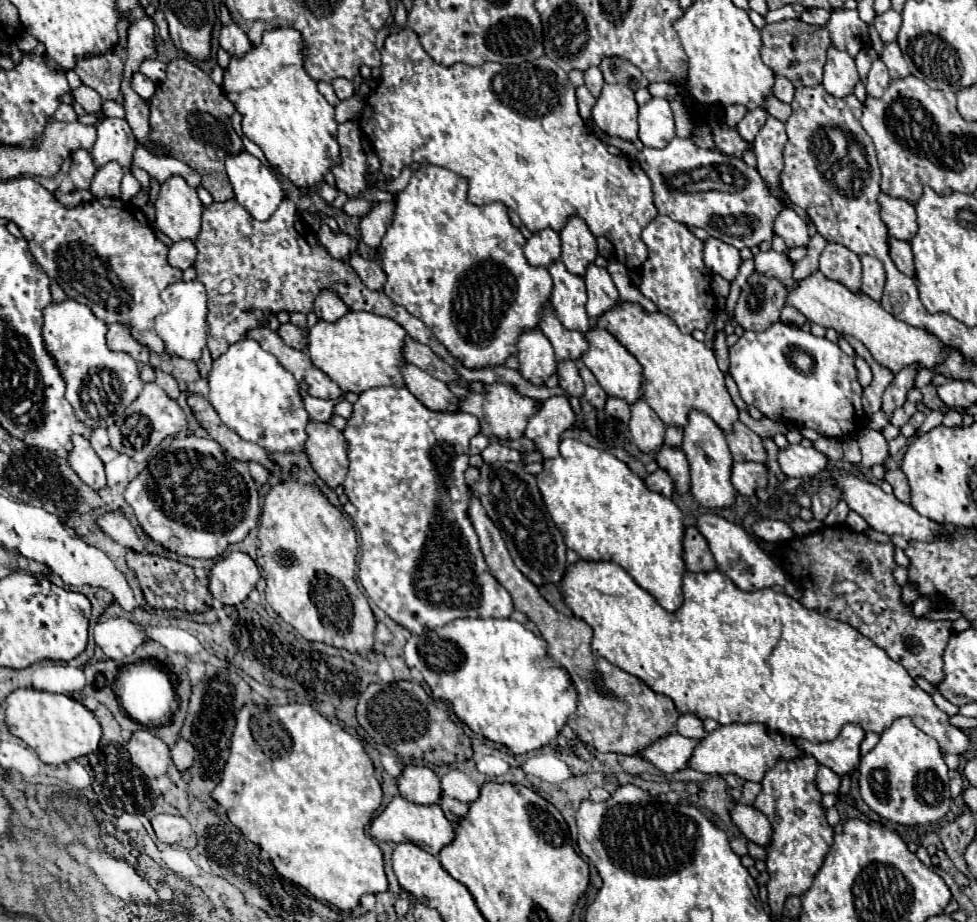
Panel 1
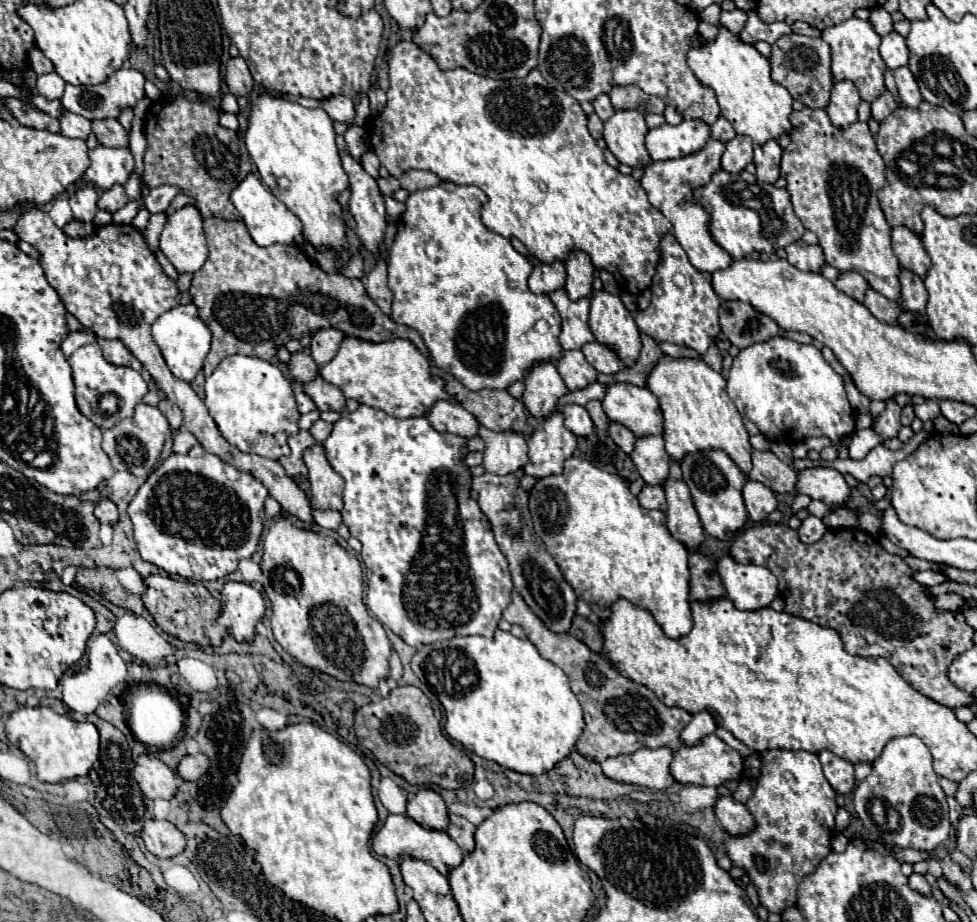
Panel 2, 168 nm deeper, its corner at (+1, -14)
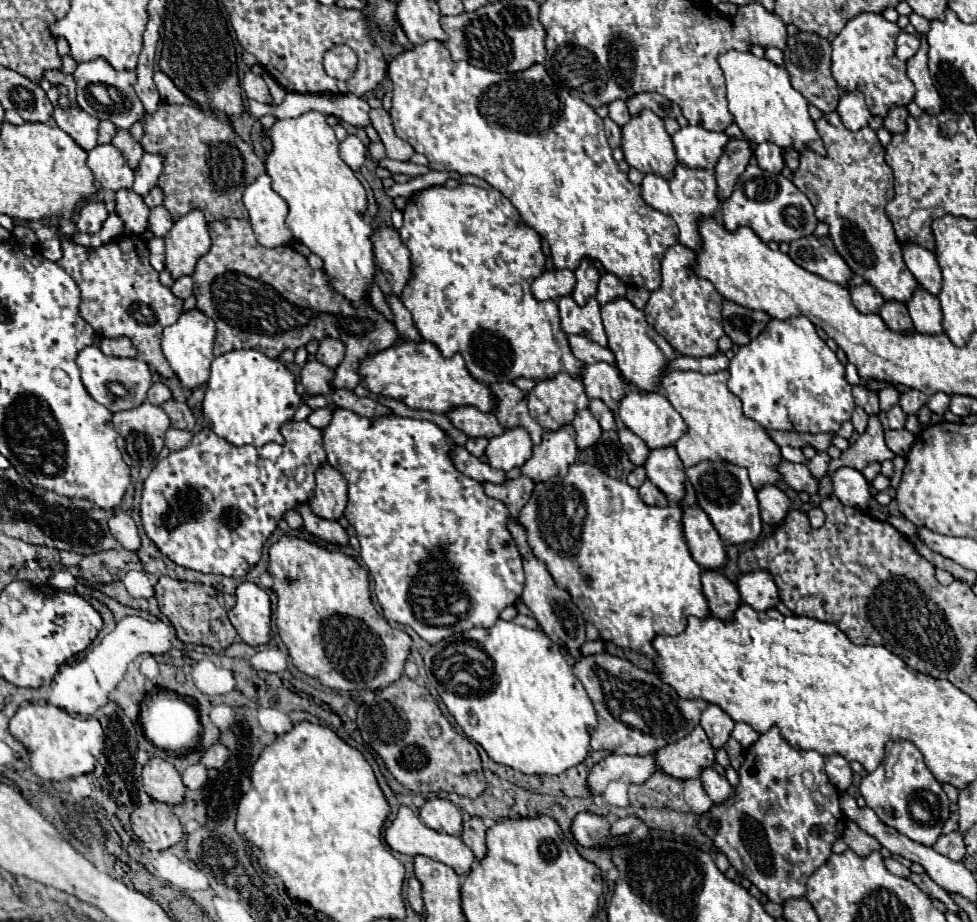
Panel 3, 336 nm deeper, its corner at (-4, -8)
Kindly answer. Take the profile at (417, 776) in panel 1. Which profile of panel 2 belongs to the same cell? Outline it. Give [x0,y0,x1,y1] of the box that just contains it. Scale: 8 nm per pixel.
[406,788,448,830]

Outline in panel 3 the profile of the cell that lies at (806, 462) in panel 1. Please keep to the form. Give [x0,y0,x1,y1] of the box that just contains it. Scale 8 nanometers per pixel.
[833,468,871,510]

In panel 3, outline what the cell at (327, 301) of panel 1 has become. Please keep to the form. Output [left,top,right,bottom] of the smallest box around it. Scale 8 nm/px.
[315,338,345,368]

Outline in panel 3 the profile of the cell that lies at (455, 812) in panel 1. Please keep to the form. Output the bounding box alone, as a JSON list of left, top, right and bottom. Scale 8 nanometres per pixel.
[461,816,487,860]

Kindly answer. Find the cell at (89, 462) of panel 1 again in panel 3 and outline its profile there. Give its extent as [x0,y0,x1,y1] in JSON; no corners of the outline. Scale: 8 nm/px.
[109,510,141,552]

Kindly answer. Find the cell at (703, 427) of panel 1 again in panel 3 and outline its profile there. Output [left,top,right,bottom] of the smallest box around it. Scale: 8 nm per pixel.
[687,462,761,544]

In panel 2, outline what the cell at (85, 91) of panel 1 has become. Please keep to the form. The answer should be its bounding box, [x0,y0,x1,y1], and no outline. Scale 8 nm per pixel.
[92,118,128,146]

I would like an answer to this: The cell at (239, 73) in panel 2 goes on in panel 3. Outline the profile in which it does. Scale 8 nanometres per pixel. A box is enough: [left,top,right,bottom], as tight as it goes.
[243,72,273,104]

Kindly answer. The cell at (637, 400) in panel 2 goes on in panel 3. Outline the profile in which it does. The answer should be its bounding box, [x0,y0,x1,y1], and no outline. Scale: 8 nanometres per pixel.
[619,392,687,450]

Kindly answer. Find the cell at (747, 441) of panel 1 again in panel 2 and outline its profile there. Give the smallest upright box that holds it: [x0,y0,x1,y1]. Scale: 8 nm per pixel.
[746,450,796,492]

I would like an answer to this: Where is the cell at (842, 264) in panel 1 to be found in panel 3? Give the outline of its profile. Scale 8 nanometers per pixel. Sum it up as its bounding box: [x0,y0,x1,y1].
[851,284,885,314]

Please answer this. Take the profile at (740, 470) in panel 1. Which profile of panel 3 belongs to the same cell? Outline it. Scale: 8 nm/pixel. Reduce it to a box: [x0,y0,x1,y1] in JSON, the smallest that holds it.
[757,484,791,526]

